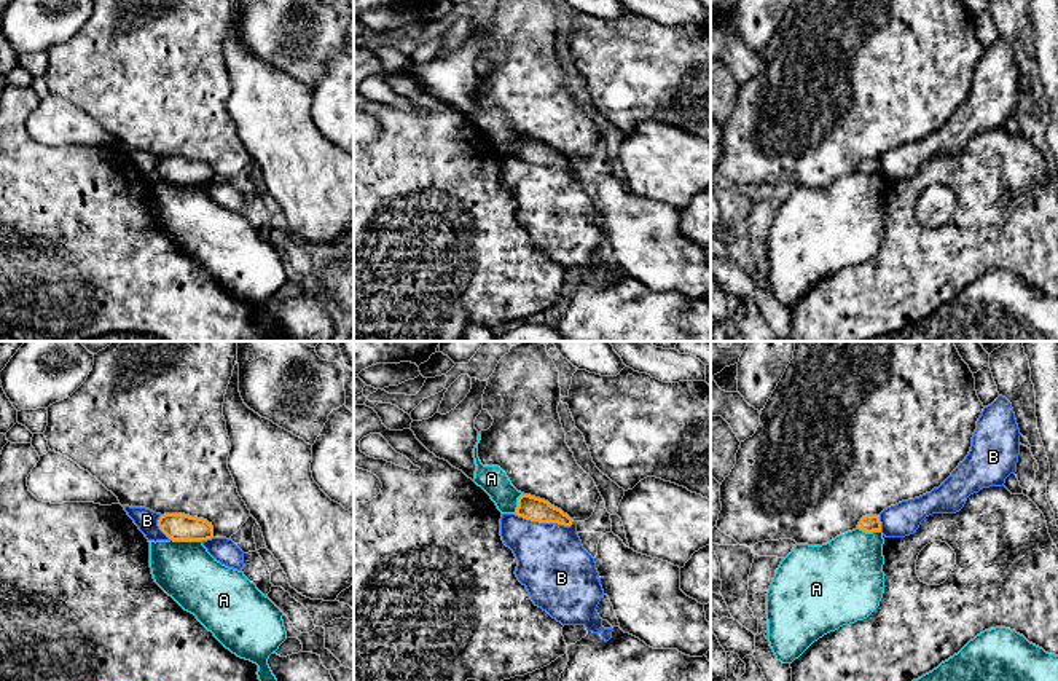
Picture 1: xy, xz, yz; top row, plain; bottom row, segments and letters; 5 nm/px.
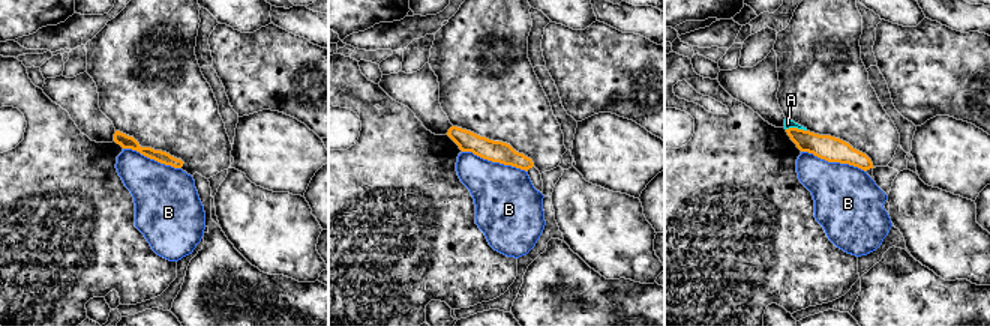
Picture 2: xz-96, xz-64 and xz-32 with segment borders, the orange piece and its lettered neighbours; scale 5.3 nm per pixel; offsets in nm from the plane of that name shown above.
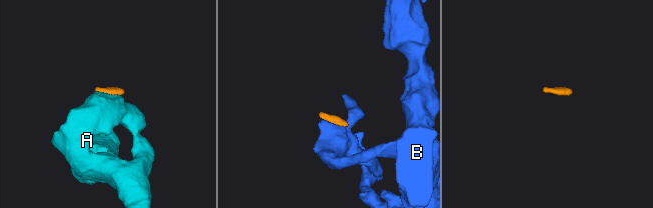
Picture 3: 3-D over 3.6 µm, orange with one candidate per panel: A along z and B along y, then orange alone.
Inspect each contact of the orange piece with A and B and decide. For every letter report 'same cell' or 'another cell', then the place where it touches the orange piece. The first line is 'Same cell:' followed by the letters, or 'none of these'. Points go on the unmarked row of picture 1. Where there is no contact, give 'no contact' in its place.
Same cell: none of these
A: another cell | xy (185, 182)
B: another cell | xz (544, 165)

